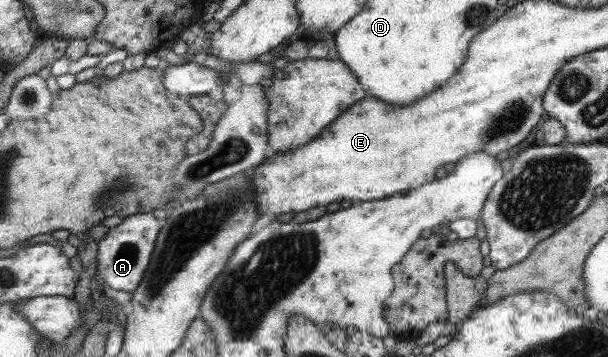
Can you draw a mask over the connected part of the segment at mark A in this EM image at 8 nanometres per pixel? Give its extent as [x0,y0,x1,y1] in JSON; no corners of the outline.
[97,213,162,292]

